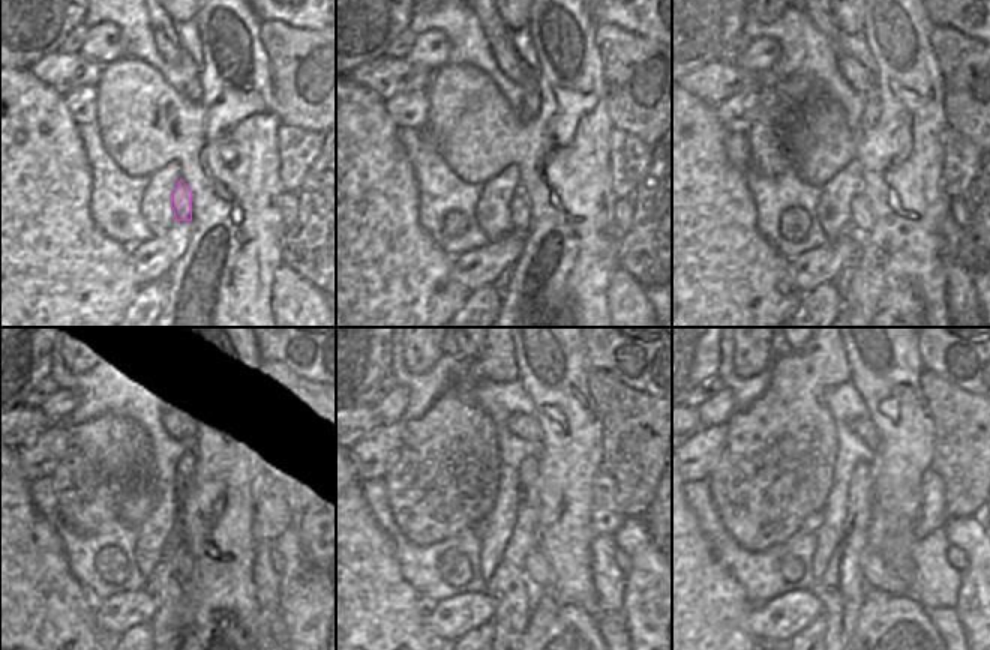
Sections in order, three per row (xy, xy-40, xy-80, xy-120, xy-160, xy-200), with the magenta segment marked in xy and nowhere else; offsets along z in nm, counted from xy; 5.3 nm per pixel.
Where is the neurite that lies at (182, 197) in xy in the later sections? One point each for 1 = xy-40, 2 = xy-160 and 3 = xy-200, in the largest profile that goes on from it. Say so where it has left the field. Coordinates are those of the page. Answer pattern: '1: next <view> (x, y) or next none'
1: next xy-40 (519, 206)
2: next xy-160 (537, 568)
3: next xy-200 (878, 575)

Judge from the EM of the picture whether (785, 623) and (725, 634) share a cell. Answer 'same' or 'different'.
different

